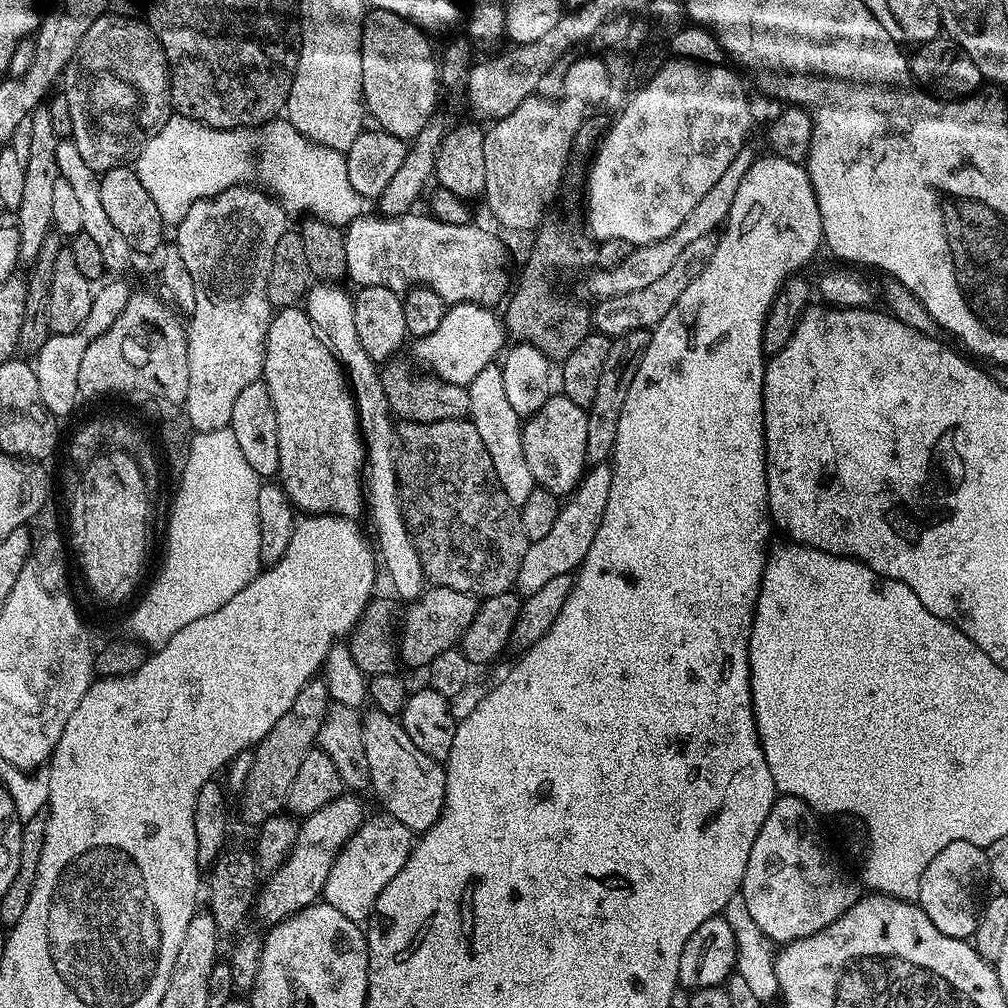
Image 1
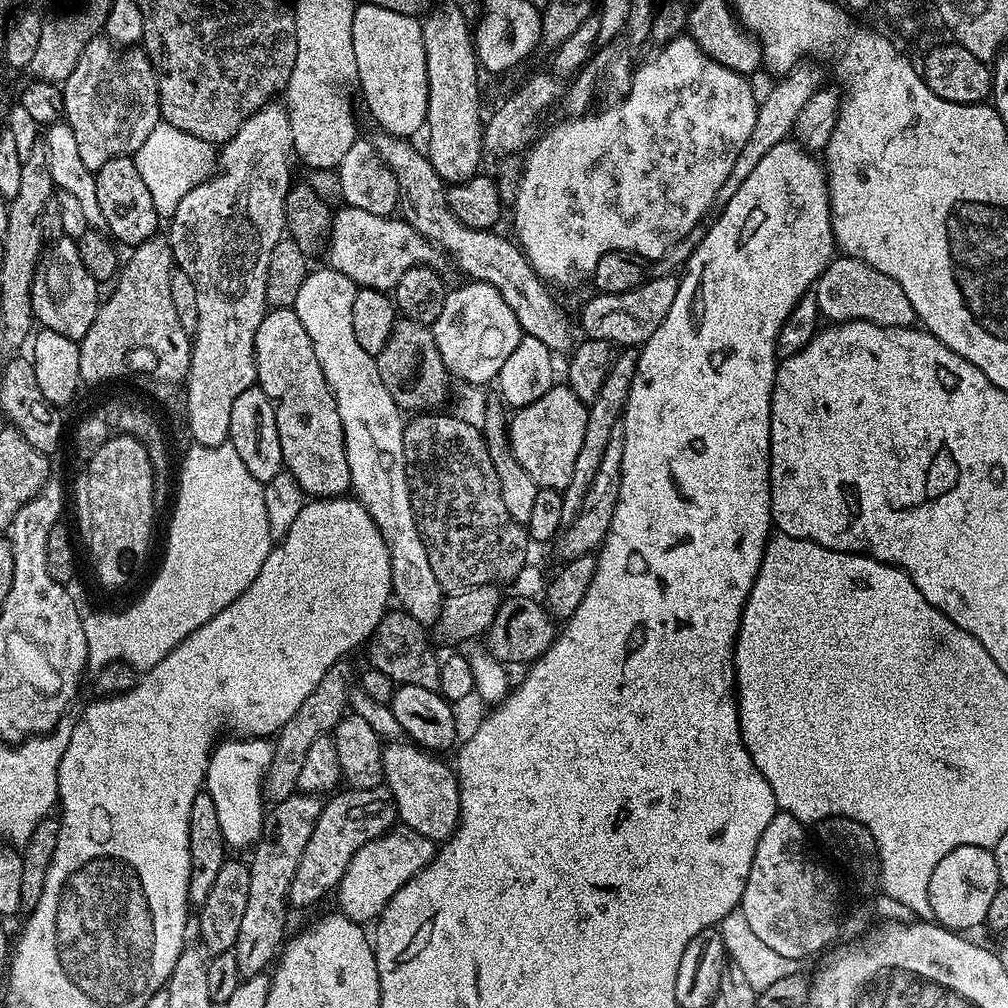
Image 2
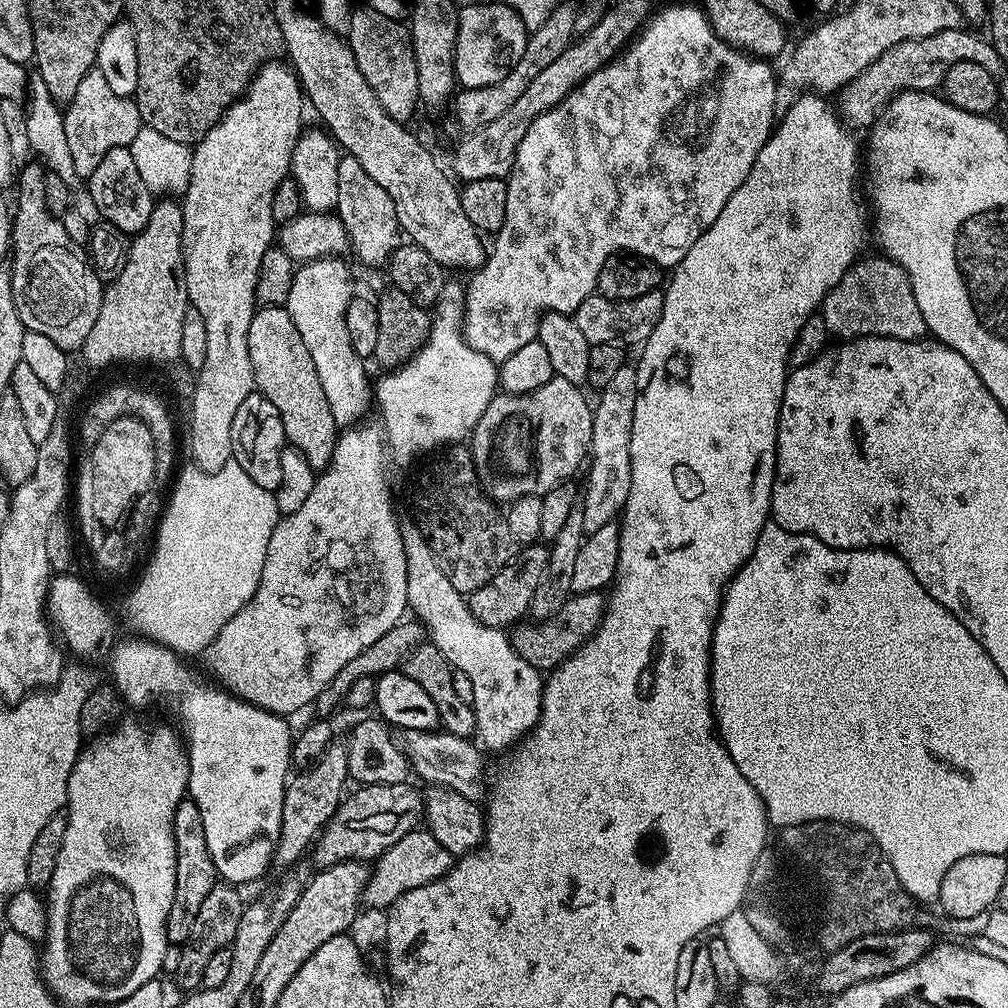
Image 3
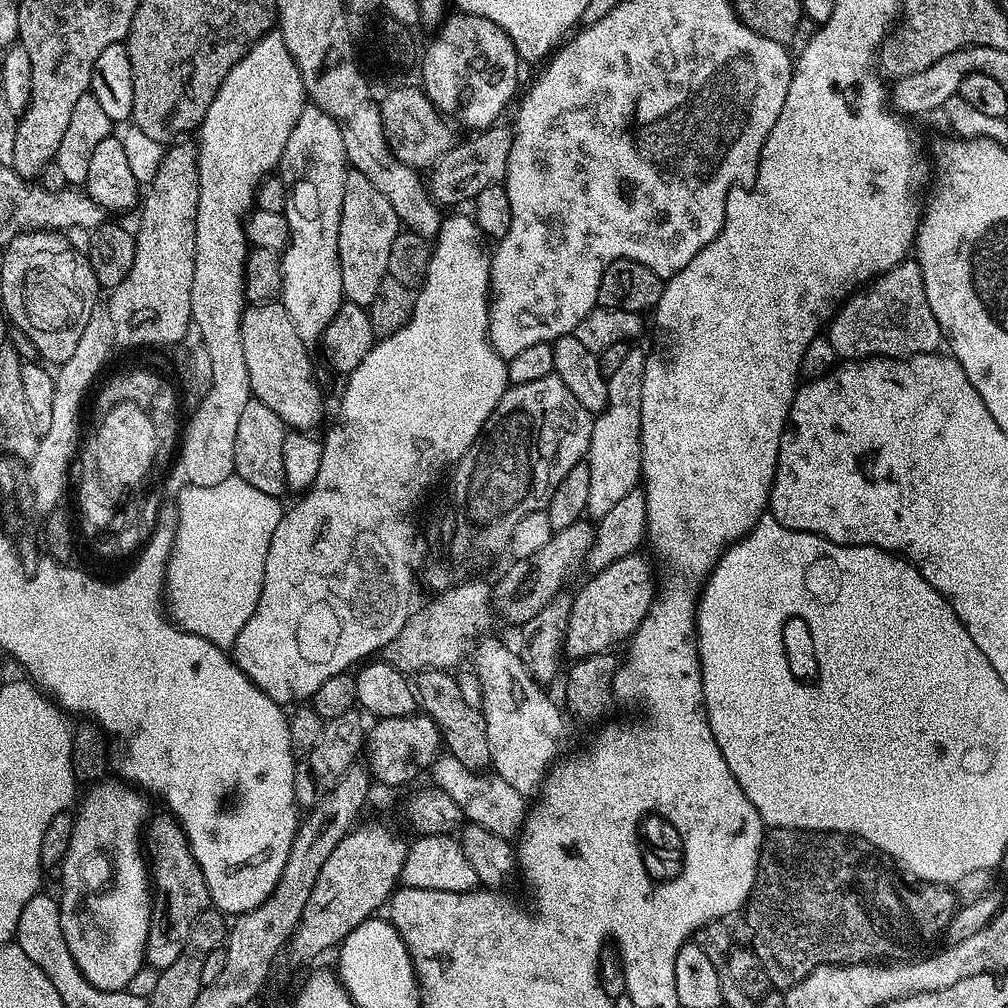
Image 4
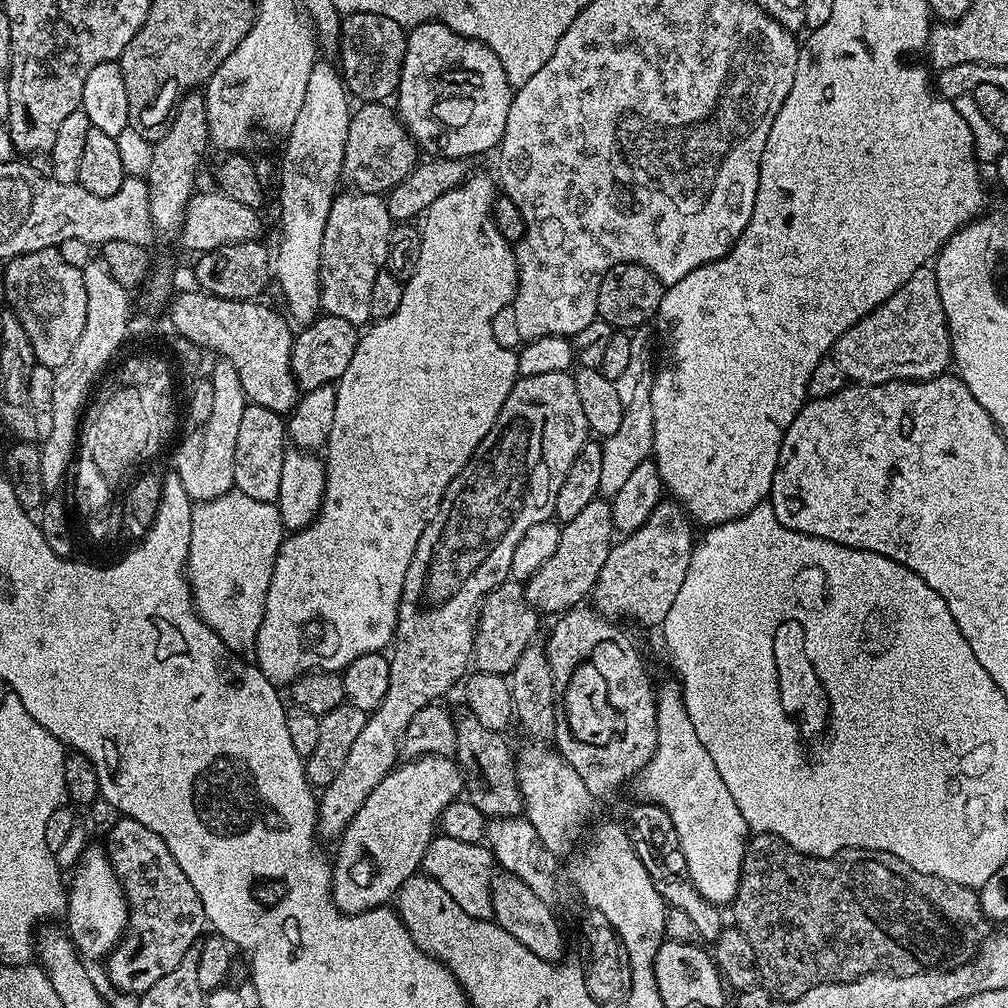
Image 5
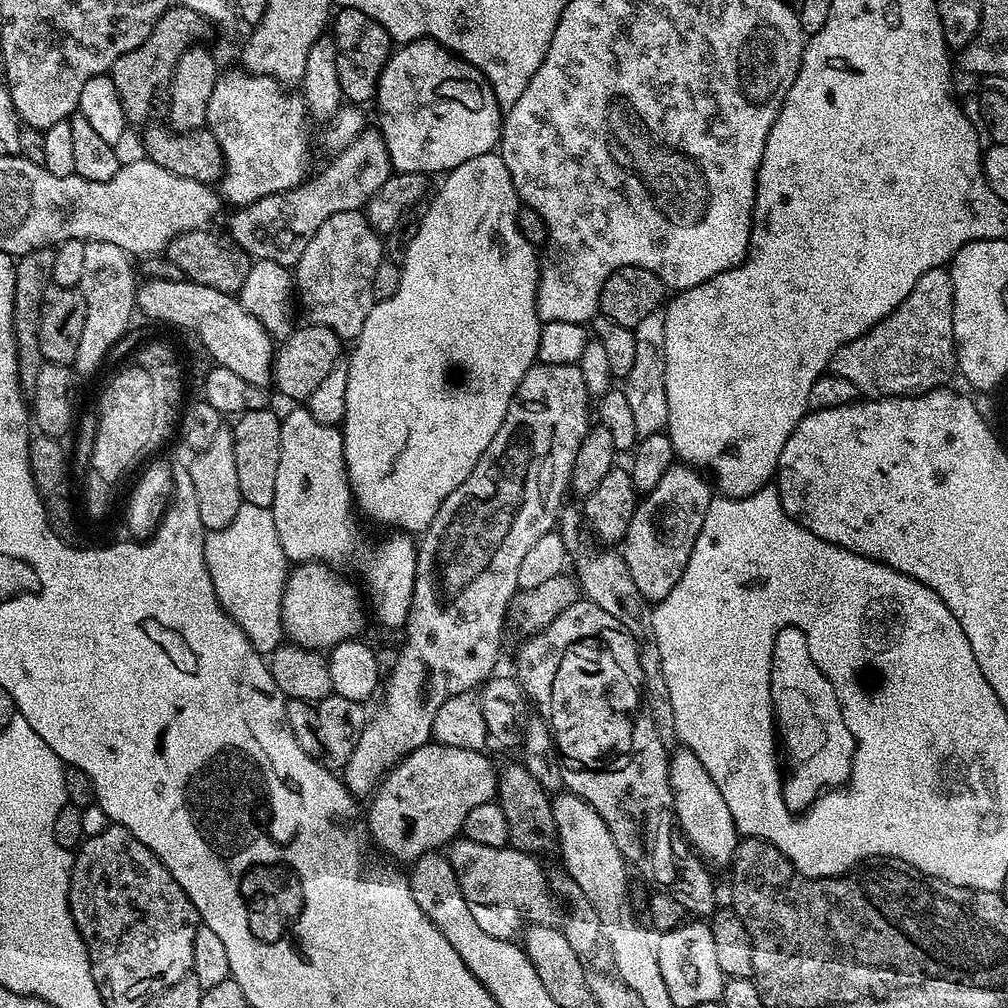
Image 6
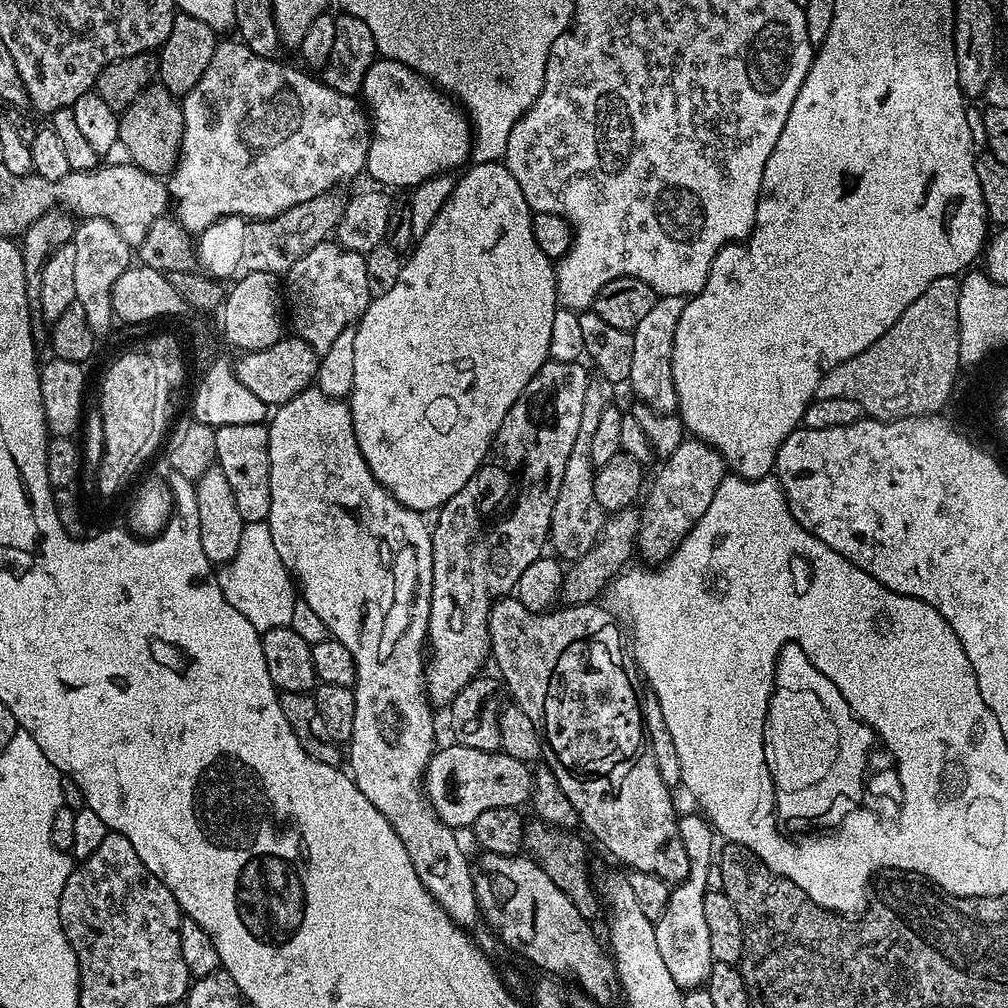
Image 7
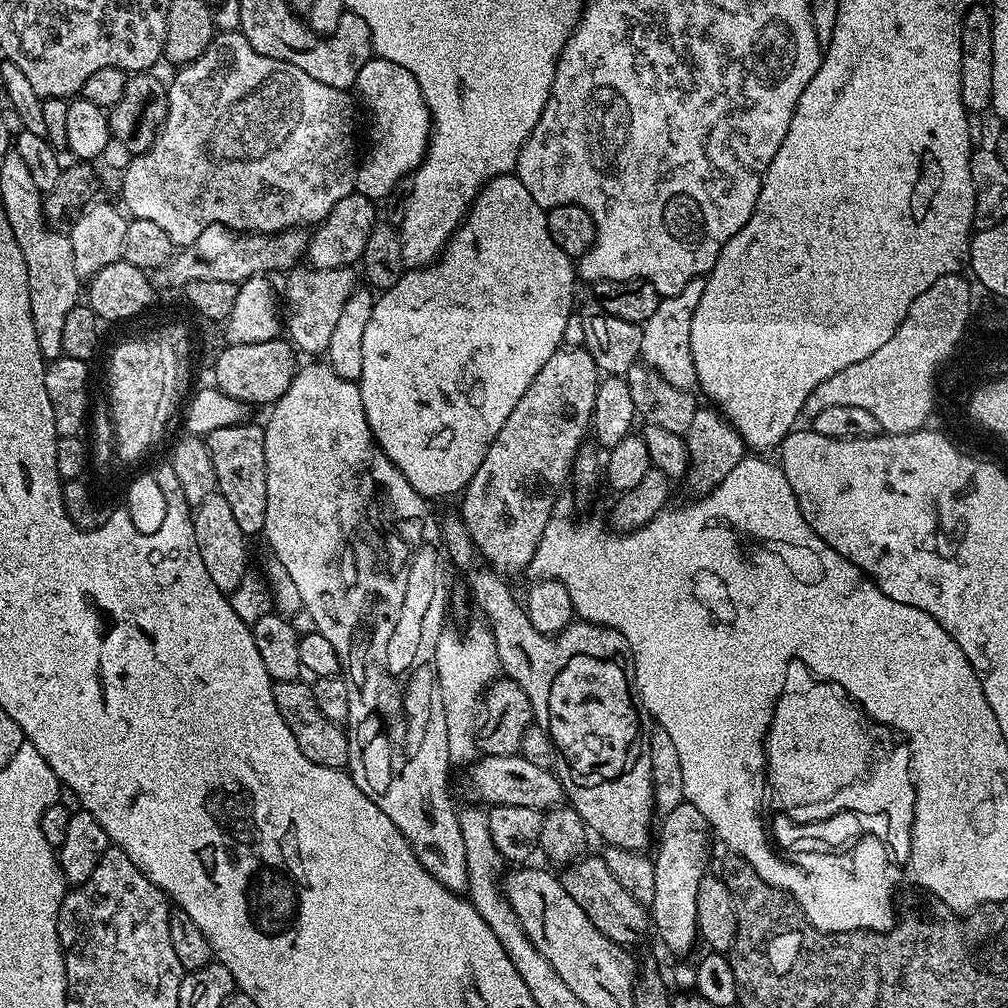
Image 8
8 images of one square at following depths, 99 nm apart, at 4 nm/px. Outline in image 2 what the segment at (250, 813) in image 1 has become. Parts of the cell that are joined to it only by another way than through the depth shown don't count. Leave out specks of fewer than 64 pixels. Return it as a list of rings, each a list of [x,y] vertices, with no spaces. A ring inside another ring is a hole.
[[[336,665],[322,676],[314,691],[302,702],[293,718],[283,724],[277,732],[273,743],[271,764],[264,776],[264,795],[267,801],[276,803],[295,795],[299,771],[302,770],[303,759],[308,747],[315,738],[331,733],[341,717],[347,711],[348,672],[343,665]]]

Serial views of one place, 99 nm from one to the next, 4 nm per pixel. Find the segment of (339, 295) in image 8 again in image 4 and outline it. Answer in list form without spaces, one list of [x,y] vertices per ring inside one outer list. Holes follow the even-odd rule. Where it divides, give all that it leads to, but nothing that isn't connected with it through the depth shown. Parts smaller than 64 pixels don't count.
[[[349,170],[346,174],[346,190],[342,194],[342,218],[338,230],[338,258],[342,270],[344,299],[350,304],[365,306],[374,302],[382,278],[388,275],[390,246],[401,231],[400,219],[394,214],[394,206],[362,175]]]

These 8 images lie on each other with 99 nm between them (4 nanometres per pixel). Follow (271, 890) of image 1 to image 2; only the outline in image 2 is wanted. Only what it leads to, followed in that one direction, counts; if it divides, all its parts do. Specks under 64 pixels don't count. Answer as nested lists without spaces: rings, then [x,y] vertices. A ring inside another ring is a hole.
[[[349,787],[347,791],[337,791],[324,800],[322,814],[318,814],[318,822],[314,822],[314,834],[310,834],[310,842],[306,842],[306,850],[298,862],[298,870],[294,870],[294,880],[290,882],[288,903],[293,909],[308,908],[326,892],[331,893],[342,874],[346,874],[350,858],[362,850],[364,843],[378,838],[397,823],[396,803],[387,787]]]

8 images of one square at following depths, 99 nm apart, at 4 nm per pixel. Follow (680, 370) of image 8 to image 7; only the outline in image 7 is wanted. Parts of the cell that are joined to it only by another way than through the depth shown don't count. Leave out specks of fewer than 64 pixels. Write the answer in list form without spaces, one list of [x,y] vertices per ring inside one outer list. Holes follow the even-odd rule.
[[[660,296],[654,302],[654,307],[638,322],[638,326],[631,329],[634,338],[634,363],[630,366],[628,380],[632,388],[641,396],[643,403],[649,409],[662,412],[672,412],[677,407],[676,387],[674,386],[674,374],[672,373],[672,355],[674,354],[674,334],[678,330],[678,318],[682,318],[686,300],[684,296]]]

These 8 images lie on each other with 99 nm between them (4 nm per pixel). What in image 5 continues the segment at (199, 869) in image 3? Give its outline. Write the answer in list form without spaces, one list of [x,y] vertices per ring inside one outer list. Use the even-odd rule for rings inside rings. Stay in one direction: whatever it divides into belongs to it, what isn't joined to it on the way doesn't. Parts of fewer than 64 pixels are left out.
[[[120,818],[106,834],[108,850],[106,857],[116,871],[116,878],[124,887],[124,897],[128,900],[128,928],[121,941],[112,949],[107,957],[108,980],[116,988],[124,992],[139,994],[150,990],[154,982],[166,978],[186,958],[191,948],[197,947],[198,941],[206,932],[206,913],[202,906],[202,898],[198,898],[198,890],[194,890],[190,878],[182,872],[182,866],[174,860],[174,854],[166,846],[166,842],[154,830],[146,830],[142,822],[134,822]]]

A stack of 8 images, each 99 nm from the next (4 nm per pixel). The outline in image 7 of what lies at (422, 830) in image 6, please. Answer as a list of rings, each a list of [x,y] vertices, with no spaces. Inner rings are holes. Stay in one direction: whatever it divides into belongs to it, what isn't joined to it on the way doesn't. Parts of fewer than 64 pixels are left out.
[[[455,742],[449,743],[449,748],[433,751],[428,758],[428,765],[422,769],[422,788],[428,791],[428,800],[432,803],[431,811],[453,830],[467,829],[482,814],[482,810],[494,810],[495,808],[519,809],[520,804],[529,801],[532,795],[532,770],[523,760],[516,760],[507,756],[503,750],[495,752],[483,752],[467,748]]]

